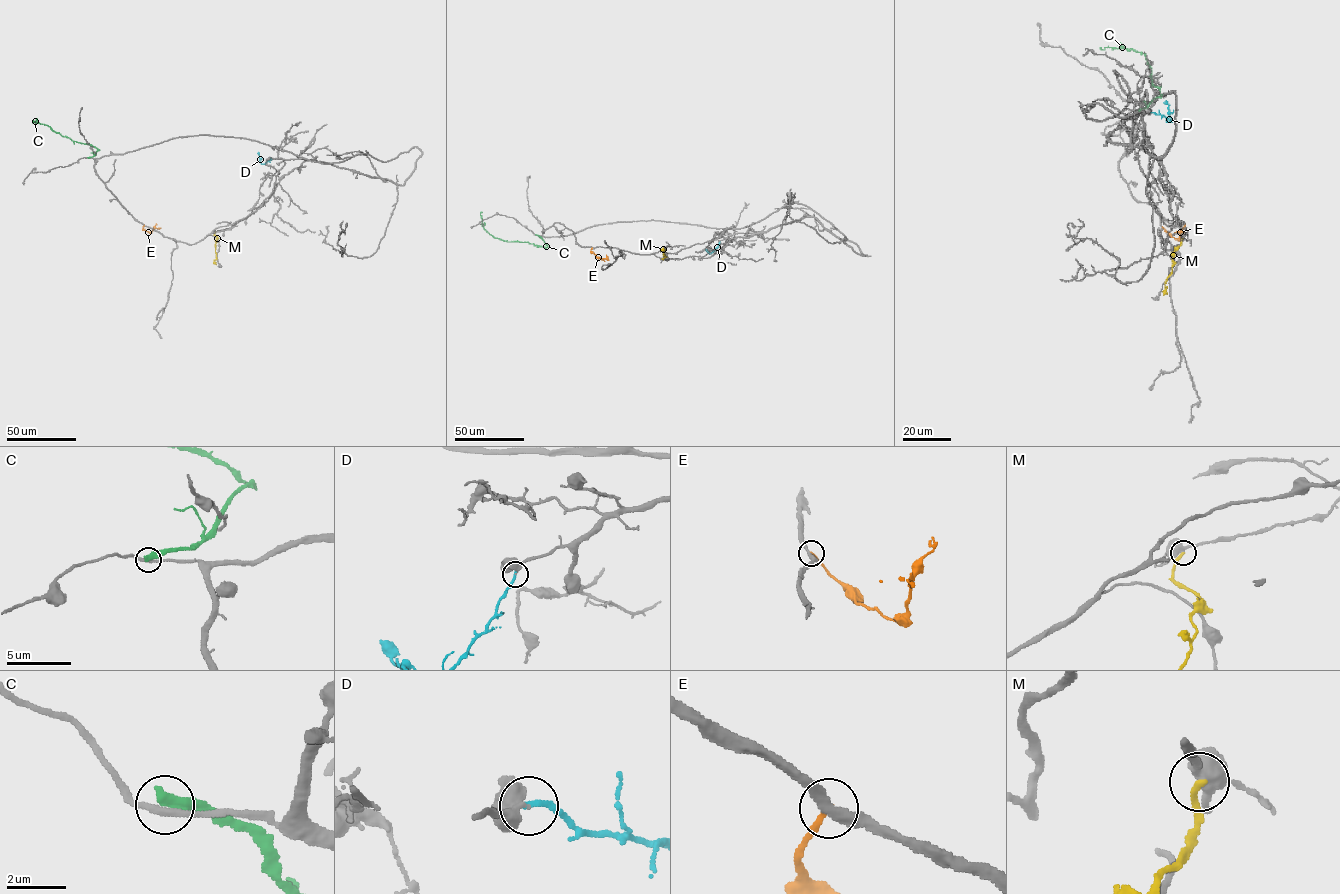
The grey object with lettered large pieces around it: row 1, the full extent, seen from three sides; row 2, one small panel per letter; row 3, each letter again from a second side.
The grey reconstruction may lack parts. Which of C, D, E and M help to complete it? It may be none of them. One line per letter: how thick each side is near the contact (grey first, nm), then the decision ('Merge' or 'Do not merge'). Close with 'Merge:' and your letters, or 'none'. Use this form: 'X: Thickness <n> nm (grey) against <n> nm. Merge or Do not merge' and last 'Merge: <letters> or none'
C: Thickness 220 nm (grey) against 480 nm. Do not merge
D: Thickness 240 nm (grey) against 200 nm. Merge
E: Thickness 320 nm (grey) against 180 nm. Do not merge
M: Thickness 480 nm (grey) against 220 nm. Do not merge
Merge: D

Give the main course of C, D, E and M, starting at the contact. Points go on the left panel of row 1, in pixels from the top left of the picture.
C: (88, 158), (99, 150), (34, 121)
D: (272, 158), (263, 164), (257, 153)
E: (144, 225), (149, 232), (158, 228)
M: (215, 232), (216, 264)

